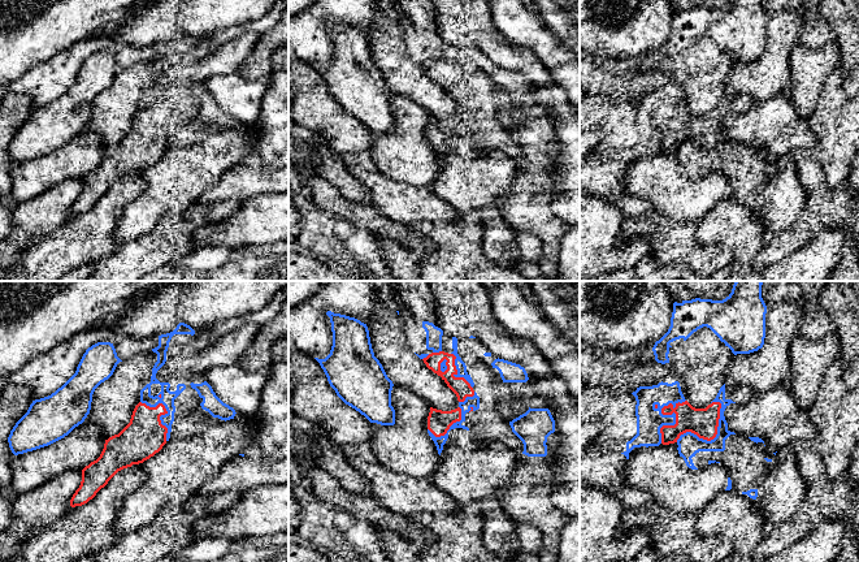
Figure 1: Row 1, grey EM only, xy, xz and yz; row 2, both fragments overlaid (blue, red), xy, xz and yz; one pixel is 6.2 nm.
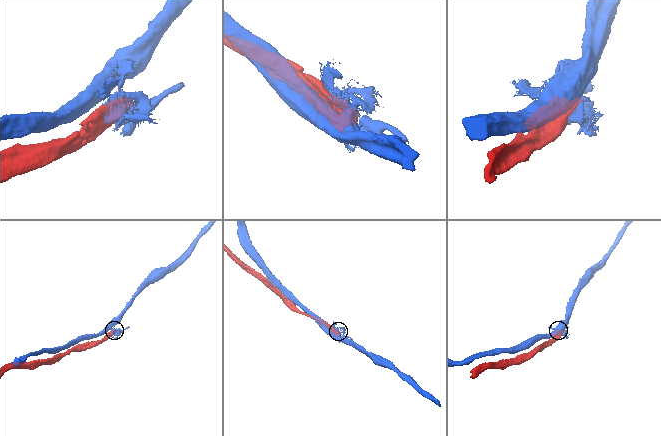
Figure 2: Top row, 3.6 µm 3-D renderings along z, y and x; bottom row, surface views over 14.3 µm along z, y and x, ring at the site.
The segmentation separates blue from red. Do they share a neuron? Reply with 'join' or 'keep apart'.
keep apart

